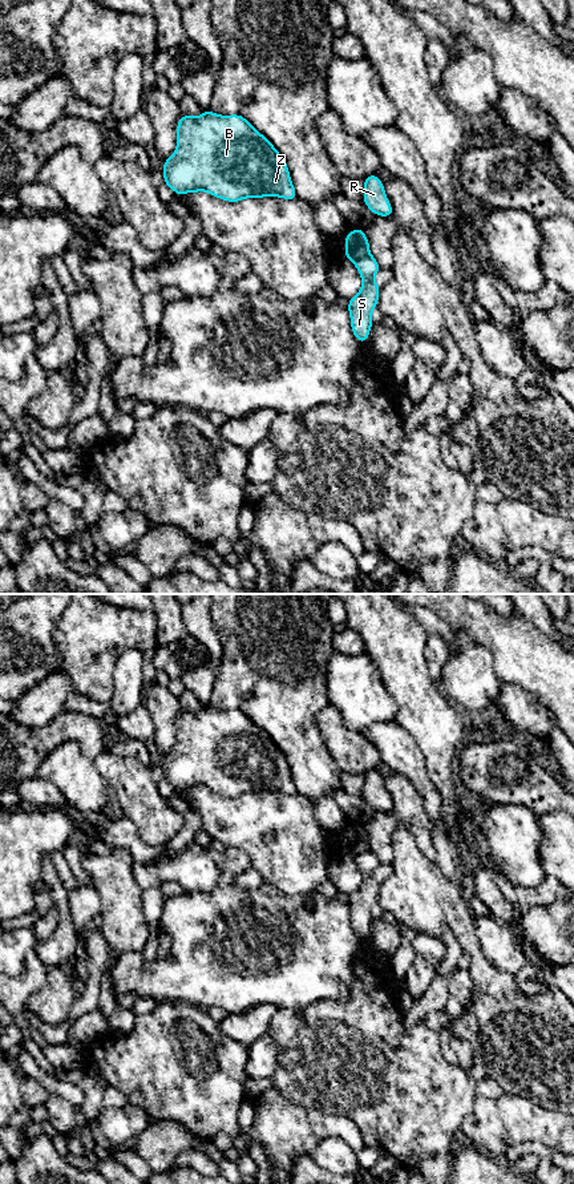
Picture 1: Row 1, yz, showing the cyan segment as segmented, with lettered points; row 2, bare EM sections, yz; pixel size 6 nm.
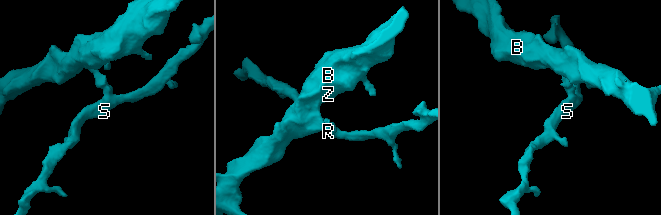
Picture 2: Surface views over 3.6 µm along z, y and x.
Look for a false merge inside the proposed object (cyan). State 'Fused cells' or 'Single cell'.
Fused cells

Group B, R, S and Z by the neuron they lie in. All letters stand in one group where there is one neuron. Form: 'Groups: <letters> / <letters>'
Groups: B R Z / S

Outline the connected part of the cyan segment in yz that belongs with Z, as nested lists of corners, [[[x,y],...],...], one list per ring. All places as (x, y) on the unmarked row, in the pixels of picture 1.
[[[210,706],[198,712],[183,710],[177,719],[177,744],[165,755],[162,769],[163,779],[178,791],[207,787],[233,799],[263,792],[298,795],[284,753],[240,710],[221,711]]]

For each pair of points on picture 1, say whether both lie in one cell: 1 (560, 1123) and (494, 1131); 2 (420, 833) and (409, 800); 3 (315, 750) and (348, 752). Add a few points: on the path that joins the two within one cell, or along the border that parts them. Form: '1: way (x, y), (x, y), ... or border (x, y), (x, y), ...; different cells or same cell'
1: way (544, 1123), (510, 1123); same cell
2: way (420, 825), (409, 808); same cell
3: border (315, 722), (327, 751), (340, 770); different cells

